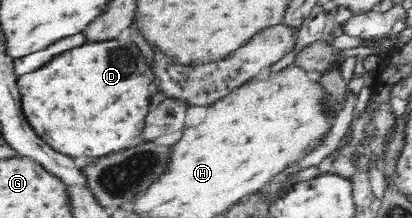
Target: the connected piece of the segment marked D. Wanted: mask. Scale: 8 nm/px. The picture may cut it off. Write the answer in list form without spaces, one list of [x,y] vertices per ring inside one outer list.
[[[121,35],[115,41],[87,43],[61,55],[53,57],[47,65],[33,73],[19,77],[19,89],[23,97],[23,109],[33,125],[33,129],[49,141],[53,149],[69,157],[105,157],[109,153],[127,149],[143,133],[145,117],[149,113],[151,79],[147,77],[147,59],[141,55],[139,47]]]

